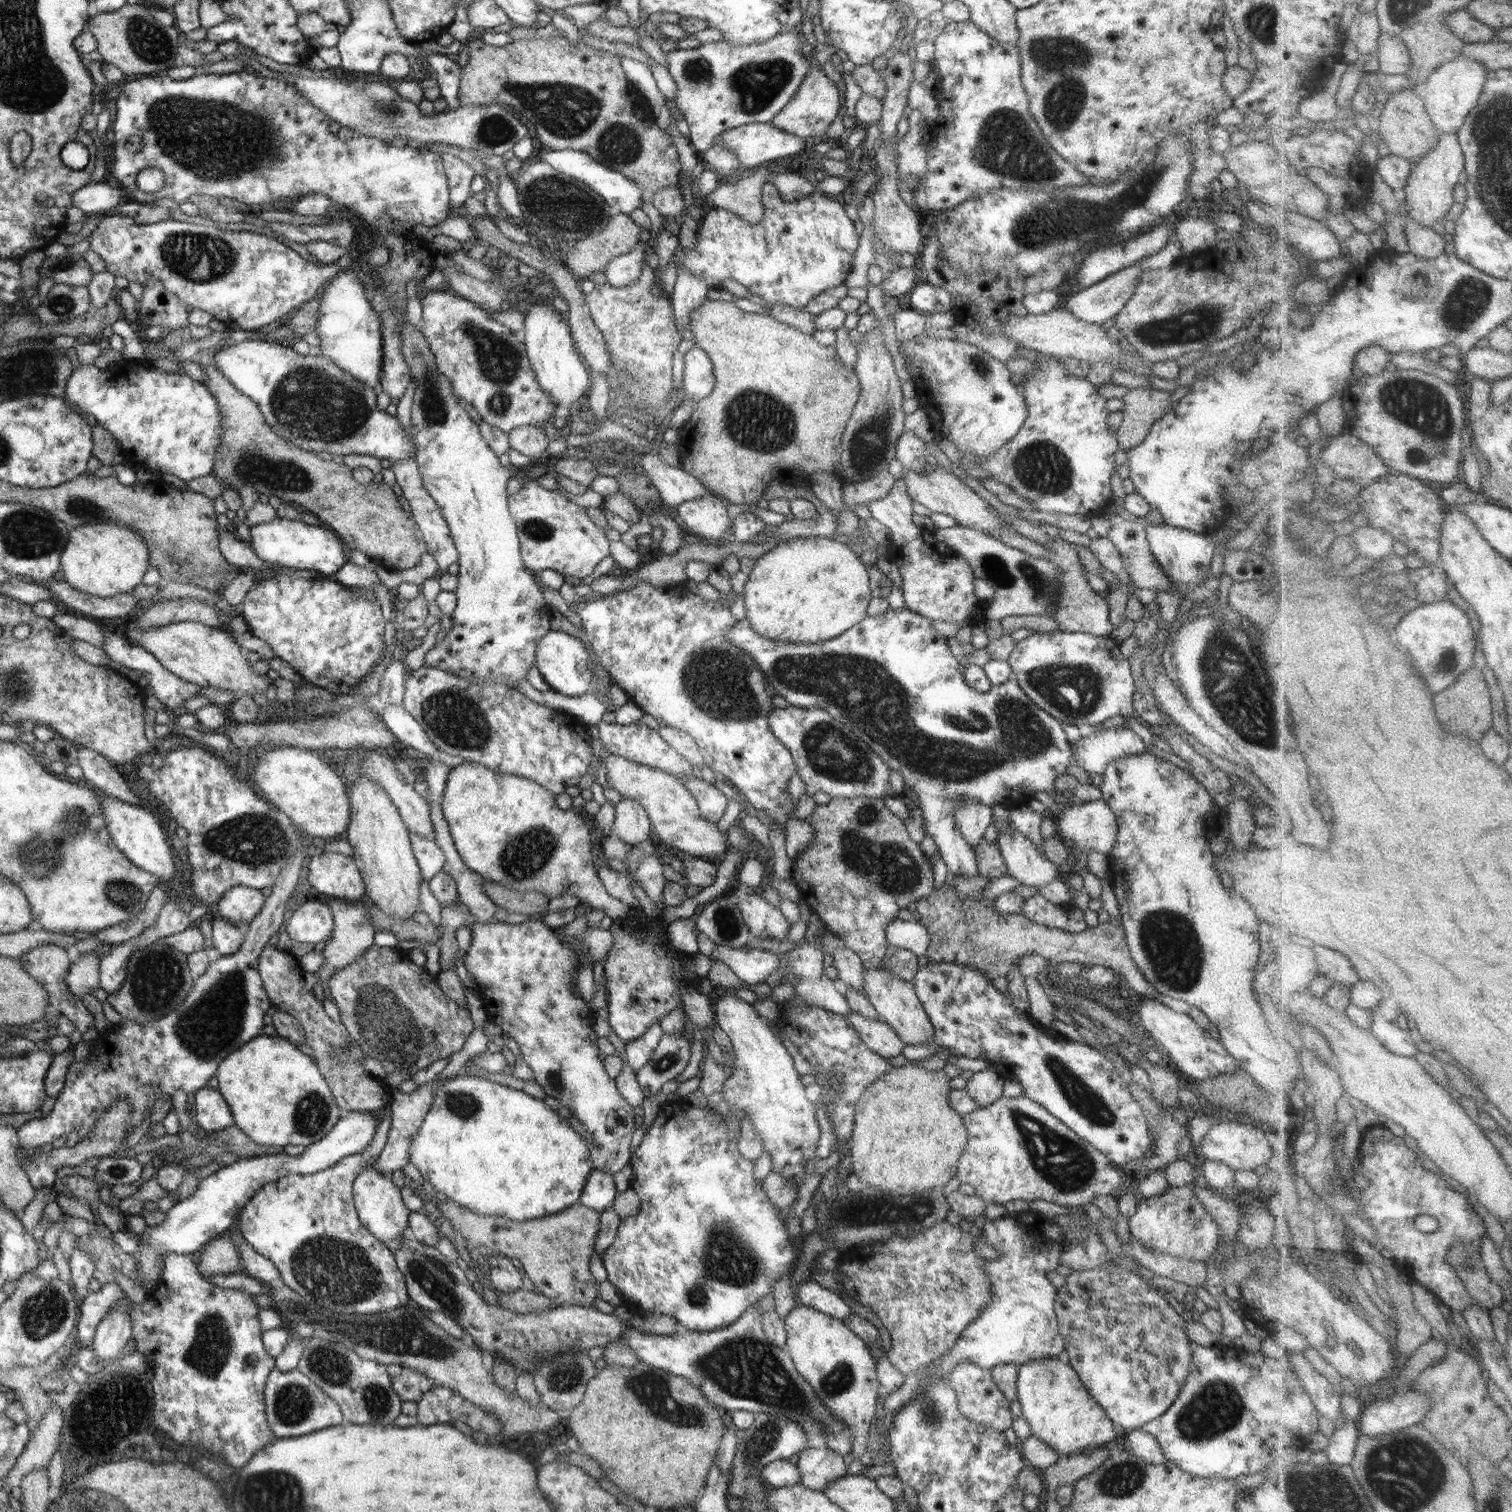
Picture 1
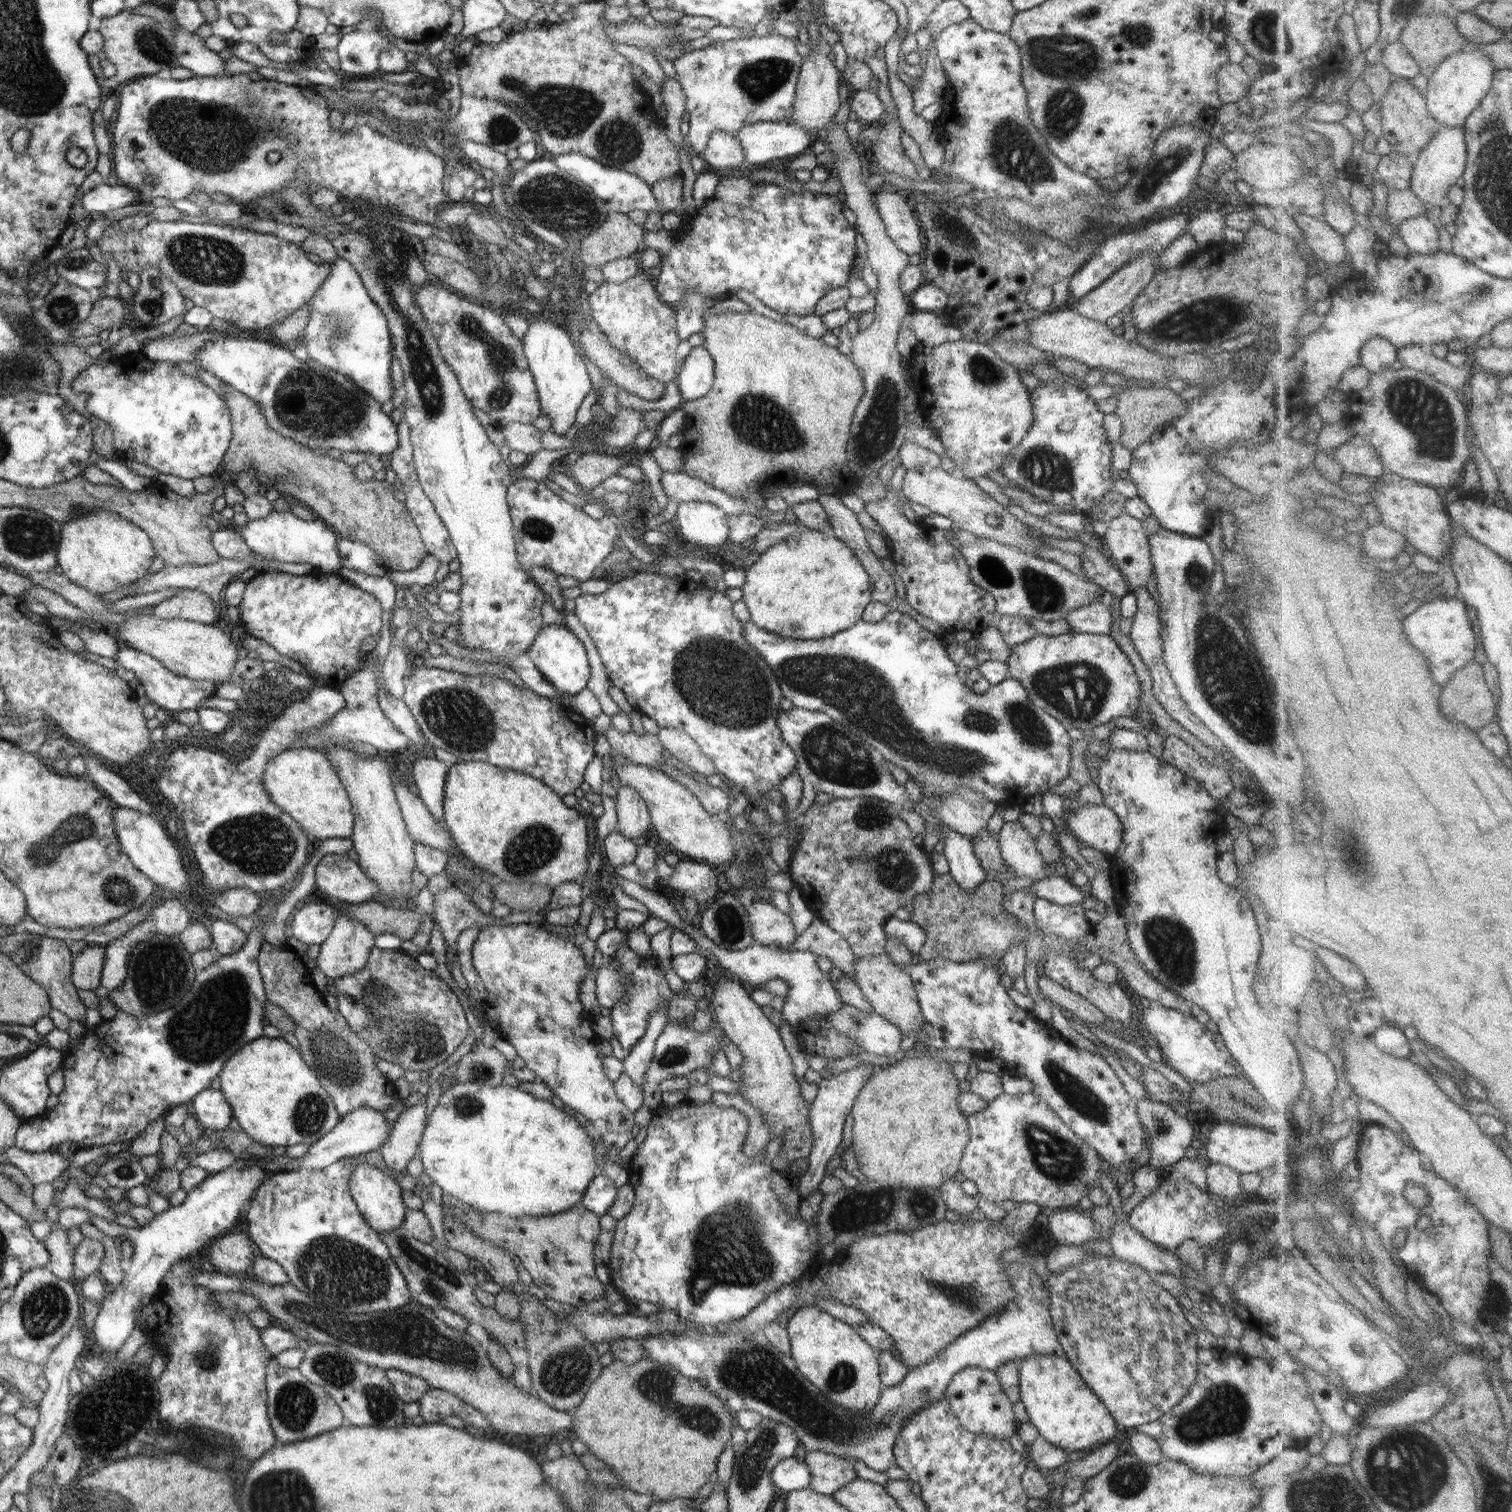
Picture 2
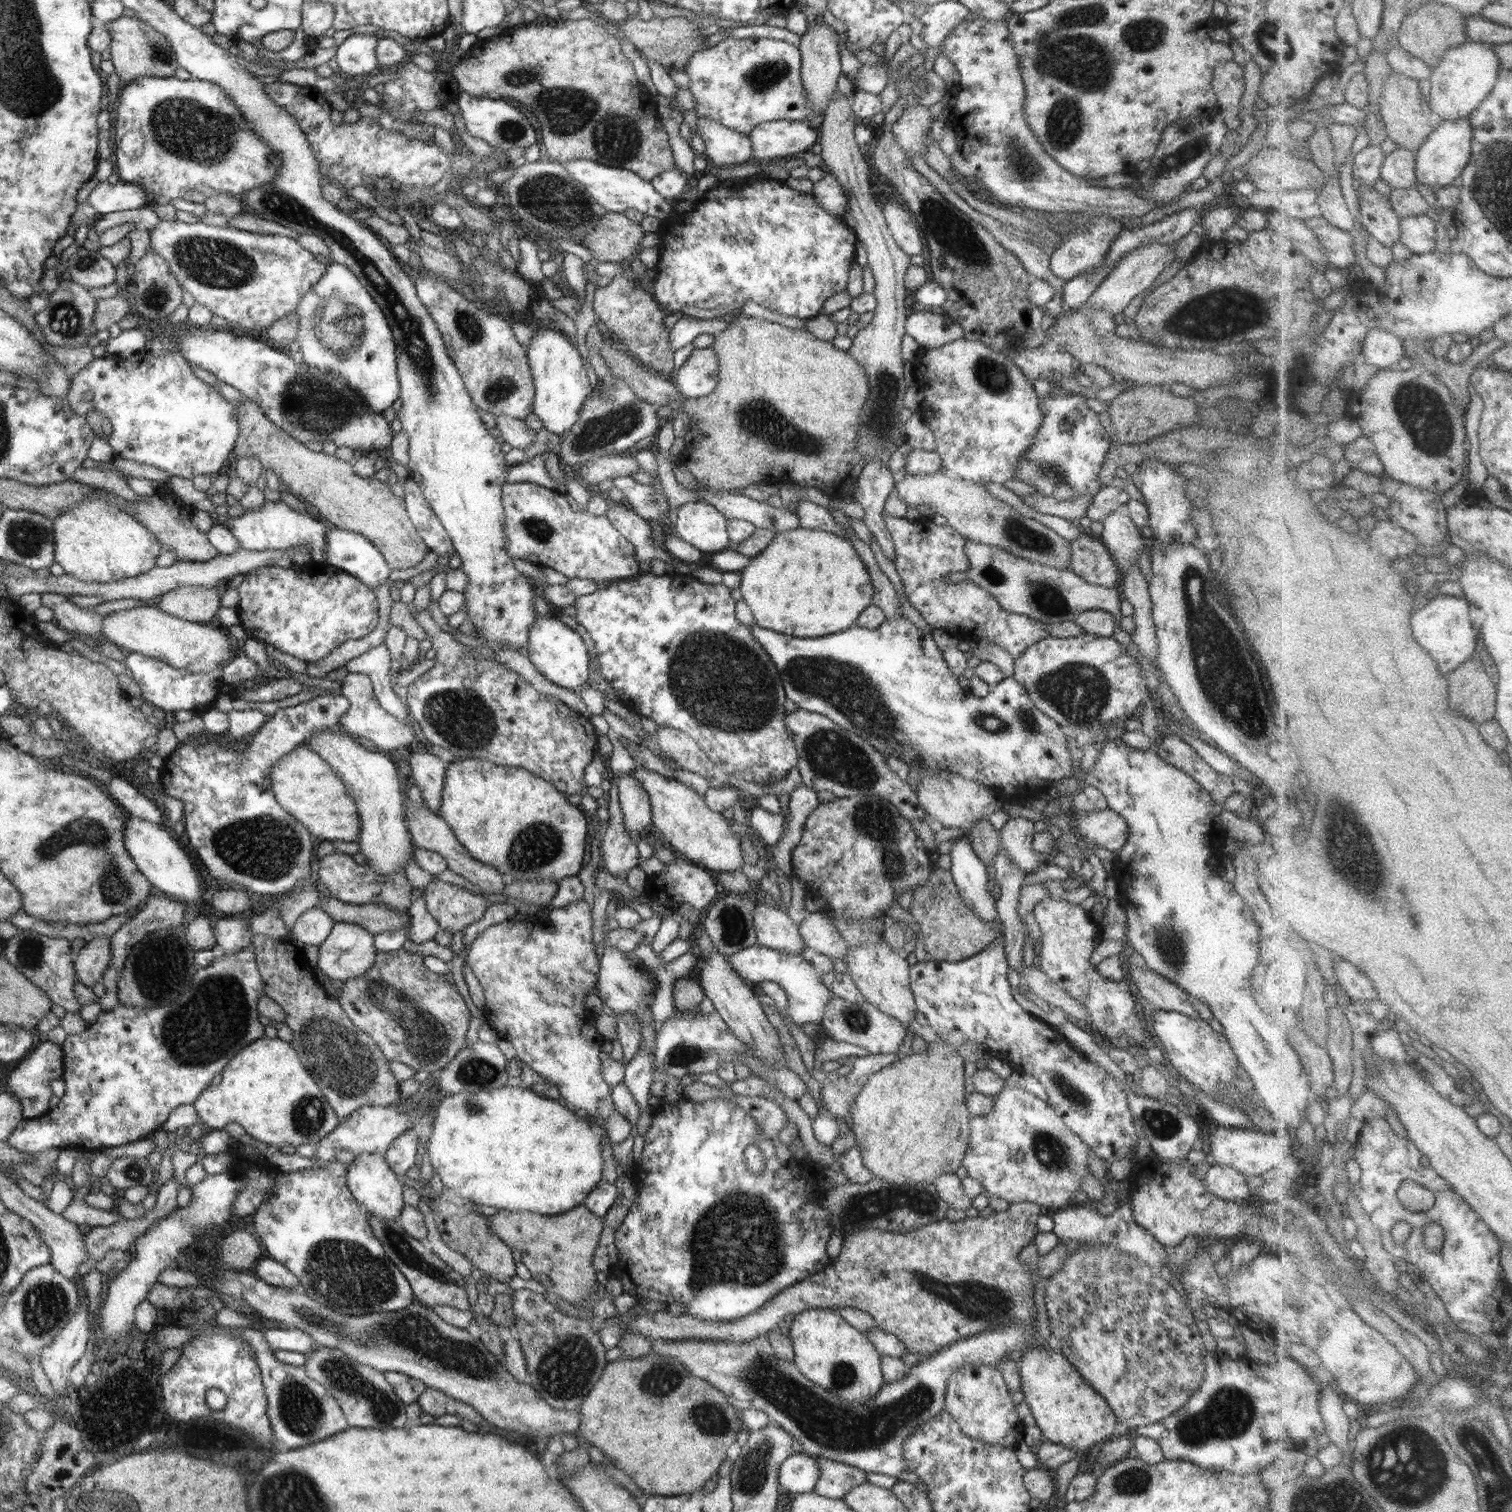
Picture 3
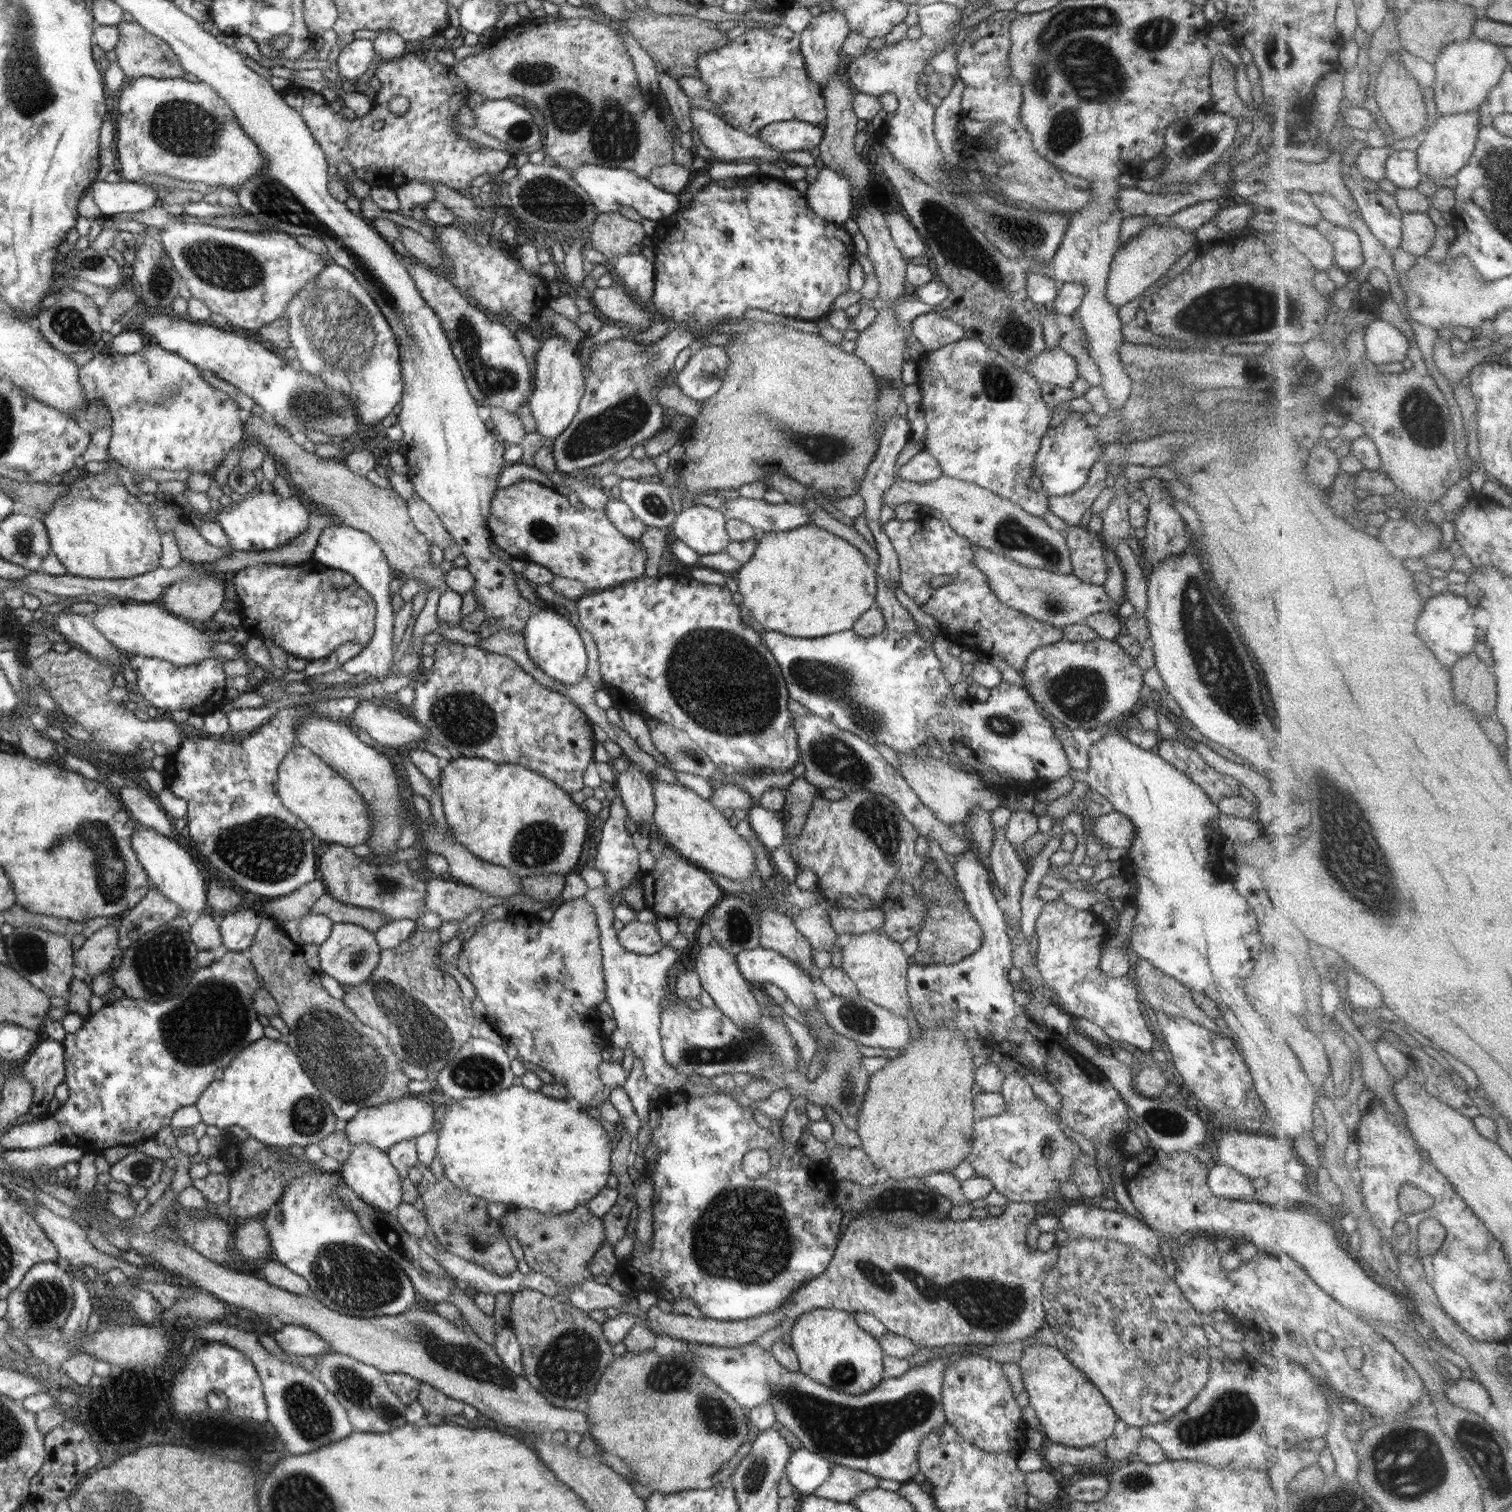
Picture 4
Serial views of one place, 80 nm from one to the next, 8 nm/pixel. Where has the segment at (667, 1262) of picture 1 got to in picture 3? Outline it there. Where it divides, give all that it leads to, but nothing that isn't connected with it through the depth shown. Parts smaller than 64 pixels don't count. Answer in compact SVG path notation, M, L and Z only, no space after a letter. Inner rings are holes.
M683 1097L676 1101L662 1100L660 1105L652 1109L652 1113L652 1125L650 1126L648 1132L646 1132L646 1135L643 1137L645 1139L645 1145L643 1147L642 1155L640 1159L638 1159L634 1163L631 1172L632 1181L635 1183L635 1187L638 1190L638 1198L636 1198L636 1200L631 1204L631 1207L626 1211L626 1216L623 1218L622 1224L619 1224L619 1227L615 1230L614 1233L615 1245L617 1246L617 1255L618 1260L620 1260L620 1266L624 1268L624 1272L626 1272L626 1274L628 1275L627 1279L632 1282L630 1286L626 1286L626 1284L624 1284L624 1288L626 1288L626 1290L630 1290L633 1297L637 1299L648 1298L648 1300L654 1300L654 1302L665 1302L666 1305L674 1304L674 1302L680 1302L680 1304L683 1304L685 1306L686 1313L691 1314L692 1316L695 1316L700 1320L722 1322L733 1321L742 1318L743 1316L752 1314L753 1312L756 1312L762 1305L769 1303L769 1300L772 1300L772 1298L774 1298L777 1294L780 1294L782 1290L788 1288L788 1286L795 1285L797 1282L807 1279L811 1274L824 1270L830 1264L832 1260L828 1257L826 1253L826 1243L828 1242L830 1235L833 1233L833 1230L831 1224L829 1223L829 1212L826 1212L821 1207L821 1200L822 1198L824 1198L825 1192L824 1190L822 1190L822 1188L818 1186L818 1182L822 1180L823 1171L821 1170L821 1172L818 1172L816 1170L817 1165L816 1163L814 1163L814 1161L810 1161L810 1159L804 1157L791 1157L788 1160L788 1163L784 1167L782 1167L776 1157L774 1149L775 1147L772 1144L772 1139L767 1140L767 1138L761 1138L761 1136L759 1136L759 1126L754 1120L754 1117L750 1116L750 1114L748 1114L743 1108L740 1108L733 1100L726 1100L723 1097L713 1098L712 1100L708 1100L706 1102L692 1102ZM752 1143L756 1143L758 1149L766 1157L763 1172L760 1171L759 1173L753 1173L751 1170L748 1170L747 1165L749 1161L746 1160L744 1152L746 1150L746 1147ZM808 1179L814 1179L815 1184L808 1184ZM742 1192L744 1192L744 1194L742 1194Z

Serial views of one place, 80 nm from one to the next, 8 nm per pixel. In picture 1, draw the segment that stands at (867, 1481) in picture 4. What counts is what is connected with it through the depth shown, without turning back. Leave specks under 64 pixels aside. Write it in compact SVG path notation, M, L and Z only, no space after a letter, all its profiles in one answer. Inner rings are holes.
M828 1446L822 1448L805 1448L796 1462L800 1483L806 1488L822 1491L832 1481L848 1475L848 1467L842 1454L837 1454Z

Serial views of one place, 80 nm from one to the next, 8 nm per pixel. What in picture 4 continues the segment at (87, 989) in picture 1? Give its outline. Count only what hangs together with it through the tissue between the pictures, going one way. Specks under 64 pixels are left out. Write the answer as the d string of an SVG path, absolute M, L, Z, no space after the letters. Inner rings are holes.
M119 921L96 931L74 953L75 964L84 970L86 978L93 980L94 976L112 970L117 963L118 928Z

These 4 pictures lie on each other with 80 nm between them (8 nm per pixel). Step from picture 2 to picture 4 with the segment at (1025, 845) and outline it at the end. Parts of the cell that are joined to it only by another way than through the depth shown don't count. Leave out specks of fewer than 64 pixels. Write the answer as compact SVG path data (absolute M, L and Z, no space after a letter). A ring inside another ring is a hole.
M1026 809L1011 811L1010 819L1005 825L1006 840L1015 846L1018 856L1027 865L1030 864L1030 856L1023 846L1036 833L1038 833L1038 818L1033 811Z

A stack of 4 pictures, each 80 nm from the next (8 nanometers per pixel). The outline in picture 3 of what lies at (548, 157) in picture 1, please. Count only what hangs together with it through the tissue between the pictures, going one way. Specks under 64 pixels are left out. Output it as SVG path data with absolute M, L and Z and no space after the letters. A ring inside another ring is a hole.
M572 159L563 162L562 165L578 182L581 182L587 188L590 196L597 203L600 203L607 212L623 213L629 208L635 208L646 216L655 216L662 220L675 211L675 202L668 202L656 192L653 184L646 182L635 172L624 168L618 169L604 166L588 159Z

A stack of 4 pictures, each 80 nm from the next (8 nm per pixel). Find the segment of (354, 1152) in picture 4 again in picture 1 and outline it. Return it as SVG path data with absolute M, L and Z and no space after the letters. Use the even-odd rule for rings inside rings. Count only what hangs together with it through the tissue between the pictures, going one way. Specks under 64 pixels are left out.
M367 1168L359 1174L353 1184L353 1195L356 1197L357 1213L360 1221L391 1251L399 1247L398 1242L409 1226L410 1209L401 1198L401 1189L394 1185L390 1175L382 1175L374 1168Z

